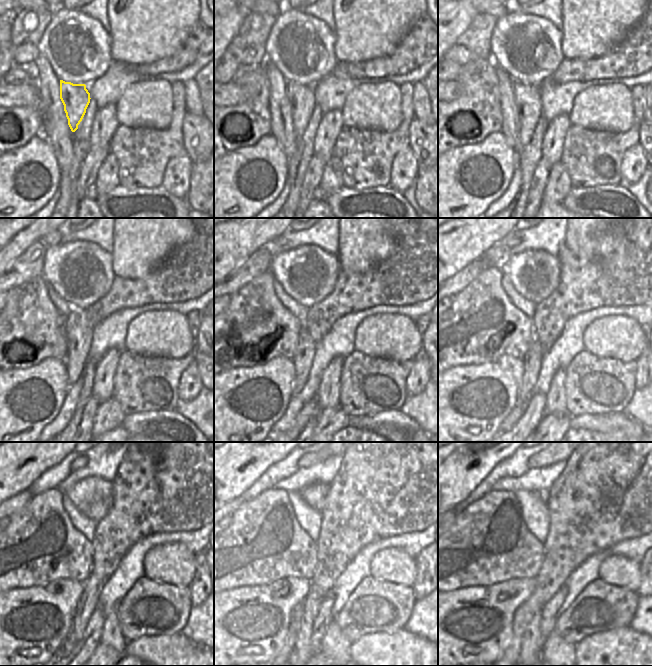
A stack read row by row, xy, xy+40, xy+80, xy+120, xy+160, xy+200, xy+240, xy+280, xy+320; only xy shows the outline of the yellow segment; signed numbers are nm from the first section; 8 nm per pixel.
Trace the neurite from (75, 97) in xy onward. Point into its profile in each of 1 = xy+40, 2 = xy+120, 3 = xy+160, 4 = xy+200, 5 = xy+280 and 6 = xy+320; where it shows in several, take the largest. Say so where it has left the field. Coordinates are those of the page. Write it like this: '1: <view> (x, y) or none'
1: xy+40 (302, 101)
2: xy+120 (79, 332)
3: xy+160 (304, 356)
4: xy+200 (532, 360)
5: xy+280 (311, 607)
6: xy+320 (532, 641)

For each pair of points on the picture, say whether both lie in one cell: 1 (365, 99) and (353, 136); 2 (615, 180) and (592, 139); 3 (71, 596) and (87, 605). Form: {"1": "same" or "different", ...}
{"1": "different", "2": "same", "3": "different"}

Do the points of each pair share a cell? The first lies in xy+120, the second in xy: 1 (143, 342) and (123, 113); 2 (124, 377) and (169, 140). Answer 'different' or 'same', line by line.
1: same
2: same

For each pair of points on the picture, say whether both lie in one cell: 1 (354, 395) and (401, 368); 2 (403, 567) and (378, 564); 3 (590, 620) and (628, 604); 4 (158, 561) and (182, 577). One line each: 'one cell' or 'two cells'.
1: one cell
2: one cell
3: one cell
4: one cell

